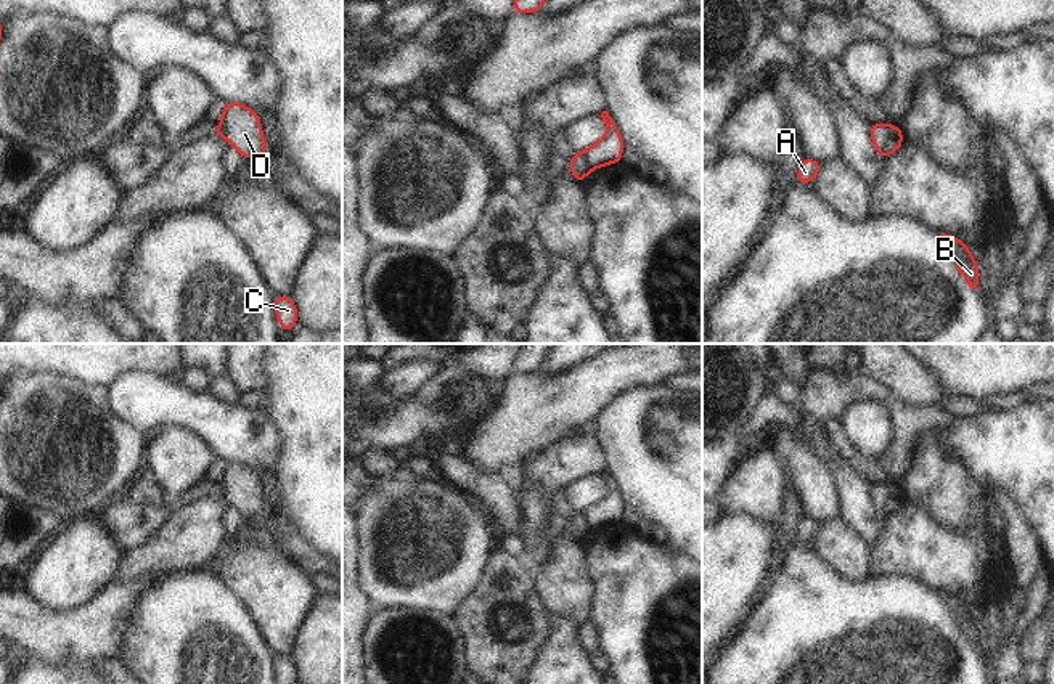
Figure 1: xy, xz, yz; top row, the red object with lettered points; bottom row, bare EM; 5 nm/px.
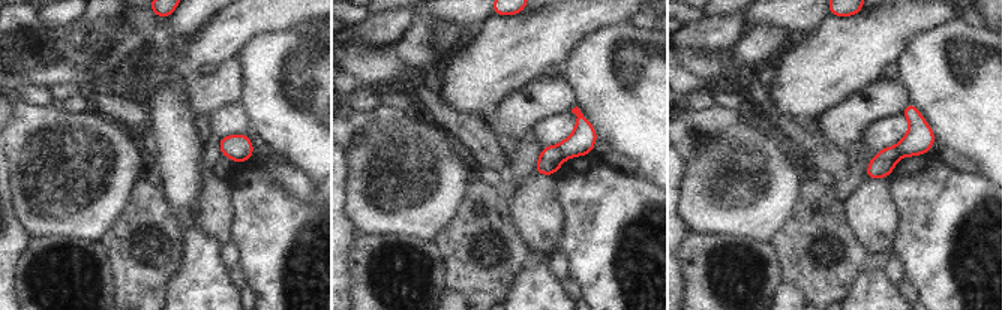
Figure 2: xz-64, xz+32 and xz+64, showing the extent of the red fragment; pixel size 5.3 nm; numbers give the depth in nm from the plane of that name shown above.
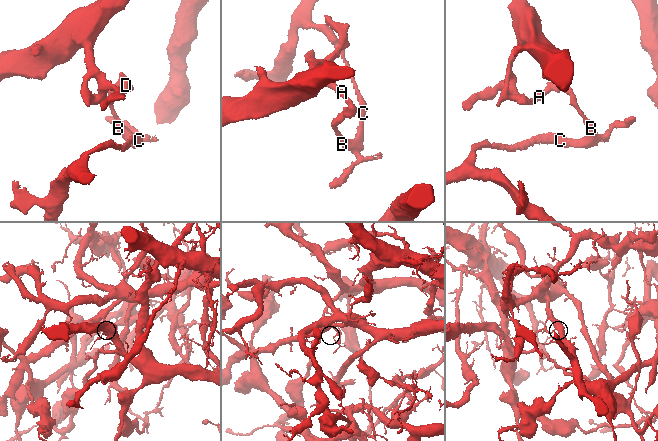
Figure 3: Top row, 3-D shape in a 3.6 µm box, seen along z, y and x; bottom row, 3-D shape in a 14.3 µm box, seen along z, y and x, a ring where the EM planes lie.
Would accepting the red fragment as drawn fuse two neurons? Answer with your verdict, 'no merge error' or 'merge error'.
merge error

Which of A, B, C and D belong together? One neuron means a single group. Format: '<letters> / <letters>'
A D / B C

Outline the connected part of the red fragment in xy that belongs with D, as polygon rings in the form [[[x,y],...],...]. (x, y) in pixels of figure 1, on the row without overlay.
[[[227,461],[223,477],[217,485],[227,501],[244,517],[260,517],[268,511],[262,496],[262,483],[251,467]]]

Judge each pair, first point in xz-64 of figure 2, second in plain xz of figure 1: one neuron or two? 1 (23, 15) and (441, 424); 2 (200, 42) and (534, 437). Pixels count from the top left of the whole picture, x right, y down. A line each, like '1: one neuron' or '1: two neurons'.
1: one neuron
2: one neuron

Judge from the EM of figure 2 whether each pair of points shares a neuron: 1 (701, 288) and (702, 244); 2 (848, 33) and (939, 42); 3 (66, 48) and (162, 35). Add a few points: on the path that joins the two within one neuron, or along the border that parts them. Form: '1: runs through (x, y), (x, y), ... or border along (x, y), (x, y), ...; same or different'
1: runs through (702, 277), (702, 255); same
2: border along (942, 23), (918, 32), (896, 62); different
3: border along (162, 18), (144, 48); different

